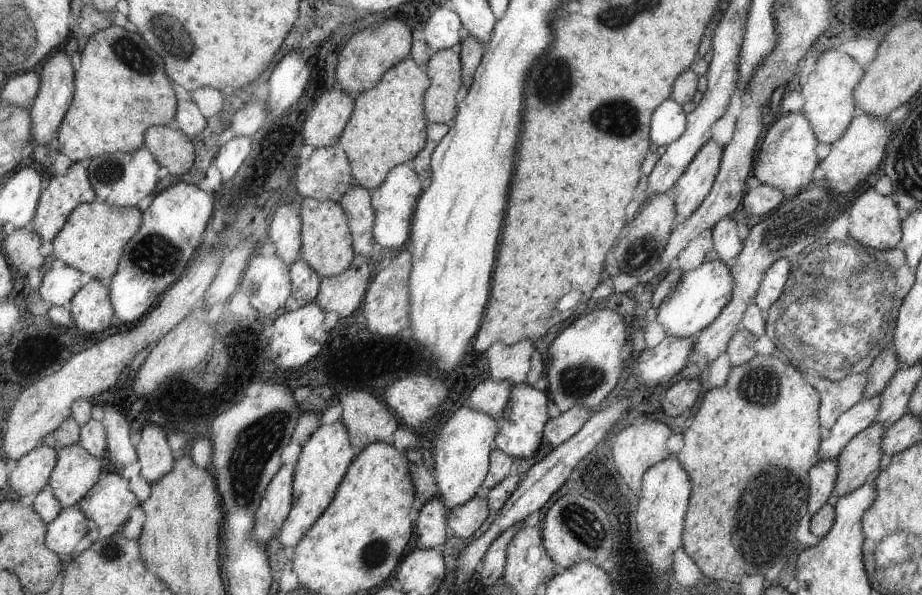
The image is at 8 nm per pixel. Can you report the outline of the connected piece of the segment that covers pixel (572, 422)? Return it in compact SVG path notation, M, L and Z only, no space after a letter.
M594 309L590 314L574 320L567 328L552 341L547 349L546 374L548 387L546 390L552 392L554 404L560 409L560 416L550 418L544 426L543 445L551 444L554 448L569 440L582 426L588 422L588 418L596 410L596 406L616 388L620 374L624 370L624 358L622 358L622 348L628 342L628 326L624 324L622 316L613 309Z

